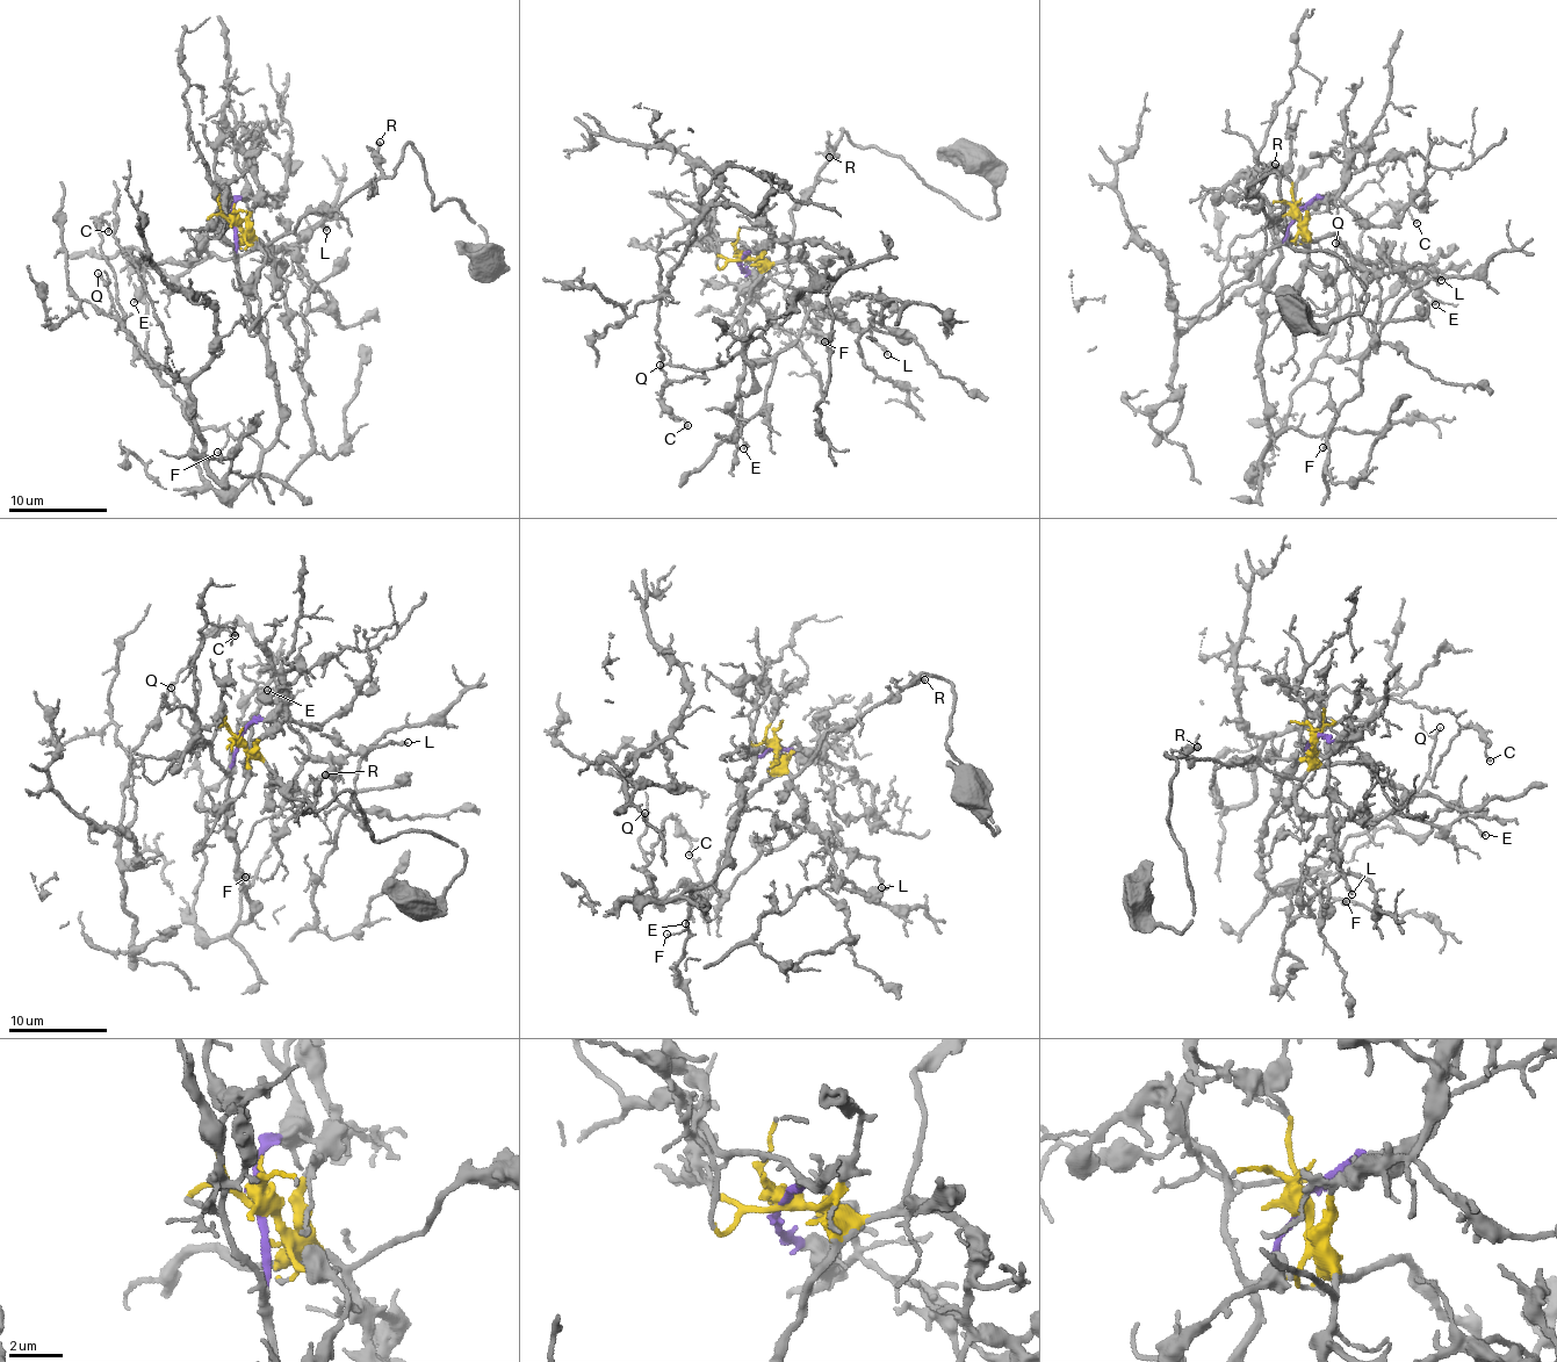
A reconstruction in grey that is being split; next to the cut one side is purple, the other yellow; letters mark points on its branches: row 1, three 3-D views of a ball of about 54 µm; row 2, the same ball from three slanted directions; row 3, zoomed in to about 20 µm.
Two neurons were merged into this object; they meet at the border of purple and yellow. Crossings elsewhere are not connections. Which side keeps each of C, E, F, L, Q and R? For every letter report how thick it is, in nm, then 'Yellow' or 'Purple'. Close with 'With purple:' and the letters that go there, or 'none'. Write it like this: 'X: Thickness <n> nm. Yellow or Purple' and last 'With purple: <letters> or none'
C: Thickness 170 nm. Purple
E: Thickness 140 nm. Purple
F: Thickness 120 nm. Purple
L: Thickness 240 nm. Yellow
Q: Thickness 140 nm. Purple
R: Thickness 220 nm. Yellow
With purple: C, E, F, Q

